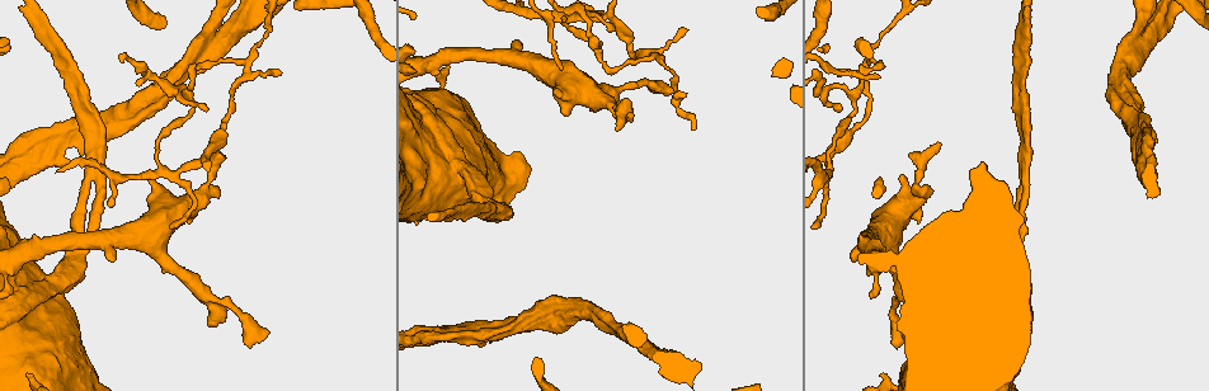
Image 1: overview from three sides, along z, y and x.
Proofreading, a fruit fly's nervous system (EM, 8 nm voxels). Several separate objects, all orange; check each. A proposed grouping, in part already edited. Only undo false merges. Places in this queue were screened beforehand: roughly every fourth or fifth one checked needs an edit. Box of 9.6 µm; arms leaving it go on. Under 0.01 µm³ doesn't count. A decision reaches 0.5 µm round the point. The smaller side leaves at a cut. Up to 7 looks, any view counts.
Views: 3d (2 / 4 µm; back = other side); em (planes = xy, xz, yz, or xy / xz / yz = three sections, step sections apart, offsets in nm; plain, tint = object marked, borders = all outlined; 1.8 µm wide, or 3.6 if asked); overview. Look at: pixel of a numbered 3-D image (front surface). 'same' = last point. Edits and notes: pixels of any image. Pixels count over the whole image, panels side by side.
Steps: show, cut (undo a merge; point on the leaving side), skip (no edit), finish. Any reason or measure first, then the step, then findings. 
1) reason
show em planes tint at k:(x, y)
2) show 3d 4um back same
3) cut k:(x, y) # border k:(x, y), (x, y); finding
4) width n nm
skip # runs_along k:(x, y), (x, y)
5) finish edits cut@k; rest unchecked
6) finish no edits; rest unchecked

four or more arms meet
show em 3.6um planes tint at 1:(571, 19)

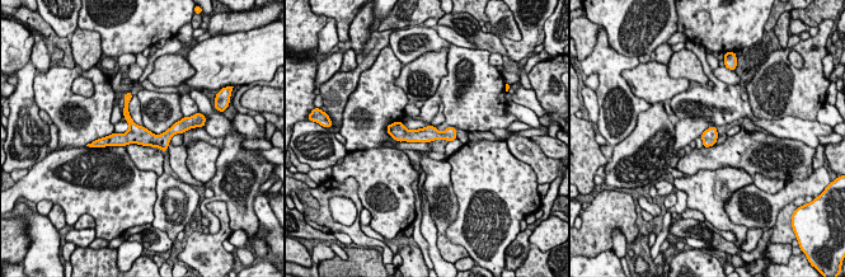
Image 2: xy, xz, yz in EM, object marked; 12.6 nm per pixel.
skip # runs_along 2:(178, 128), (164, 139), (107, 142); one neuron here

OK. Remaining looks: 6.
two arms in line, one across
show 3d 4um at 1:(1024, 226)

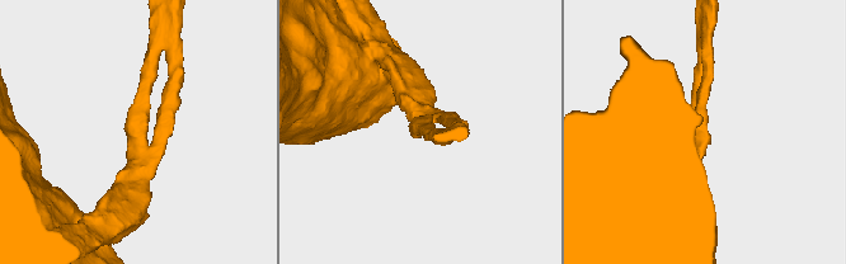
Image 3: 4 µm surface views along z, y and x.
shape alone is not enough
show em planes tint at 3:(425, 127)

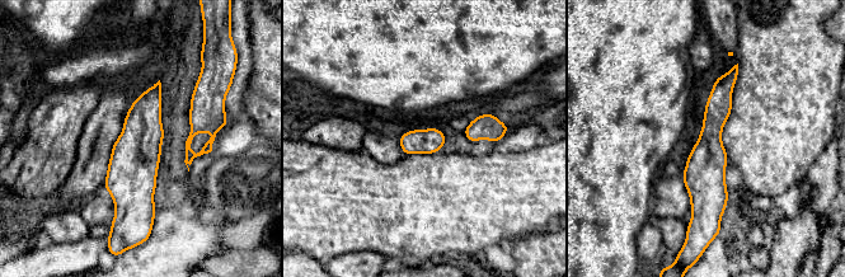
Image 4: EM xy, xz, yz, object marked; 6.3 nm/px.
skip # runs_along 4:(735, 70), (712, 126), (703, 217); all the same neuron

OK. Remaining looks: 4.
touches itself
show 3d 4um at 1:(458, 176)

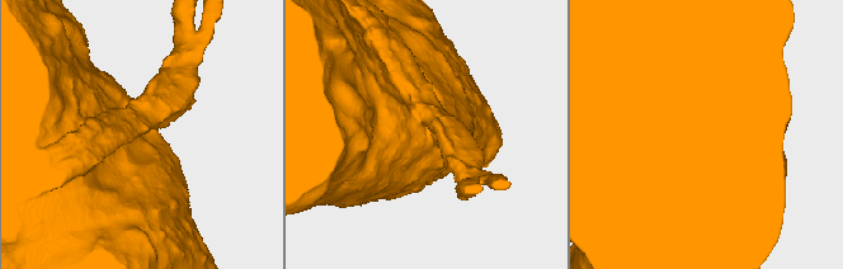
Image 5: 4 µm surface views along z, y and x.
show em planes tint at 5:(425, 130)

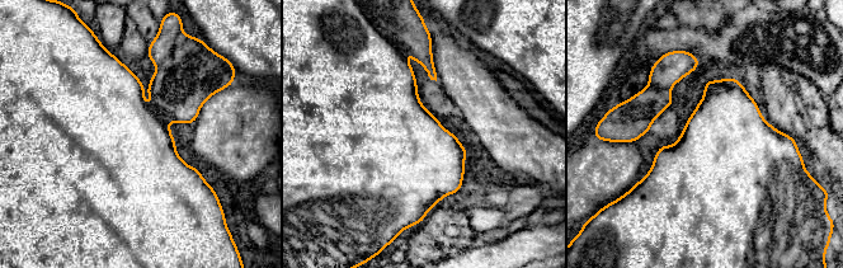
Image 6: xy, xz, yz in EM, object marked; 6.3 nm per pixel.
cut 6:(182, 83) # border 6:(151, 108), (161, 117); a second neuron is stuck on

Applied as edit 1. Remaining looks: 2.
finish edits cut@6; rest unchecked

